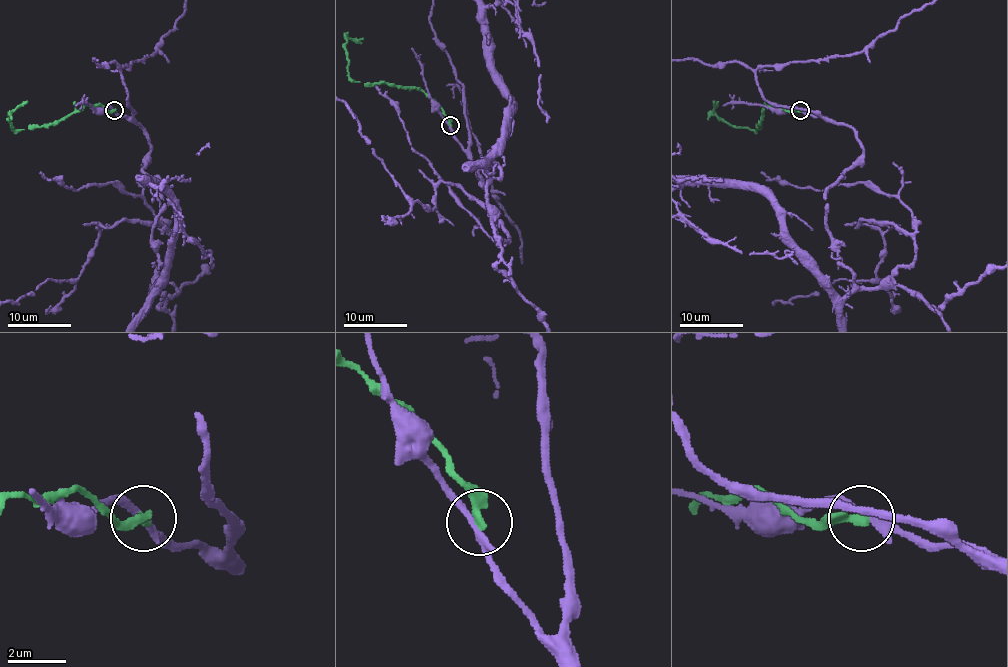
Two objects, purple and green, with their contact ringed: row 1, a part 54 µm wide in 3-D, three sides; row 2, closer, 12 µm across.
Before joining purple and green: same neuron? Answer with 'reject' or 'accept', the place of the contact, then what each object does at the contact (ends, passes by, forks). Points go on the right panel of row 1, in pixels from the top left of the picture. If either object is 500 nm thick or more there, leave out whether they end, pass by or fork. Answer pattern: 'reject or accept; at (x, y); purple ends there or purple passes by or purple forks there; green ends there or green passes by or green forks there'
reject; at (800, 110); purple passes by; green ends there

